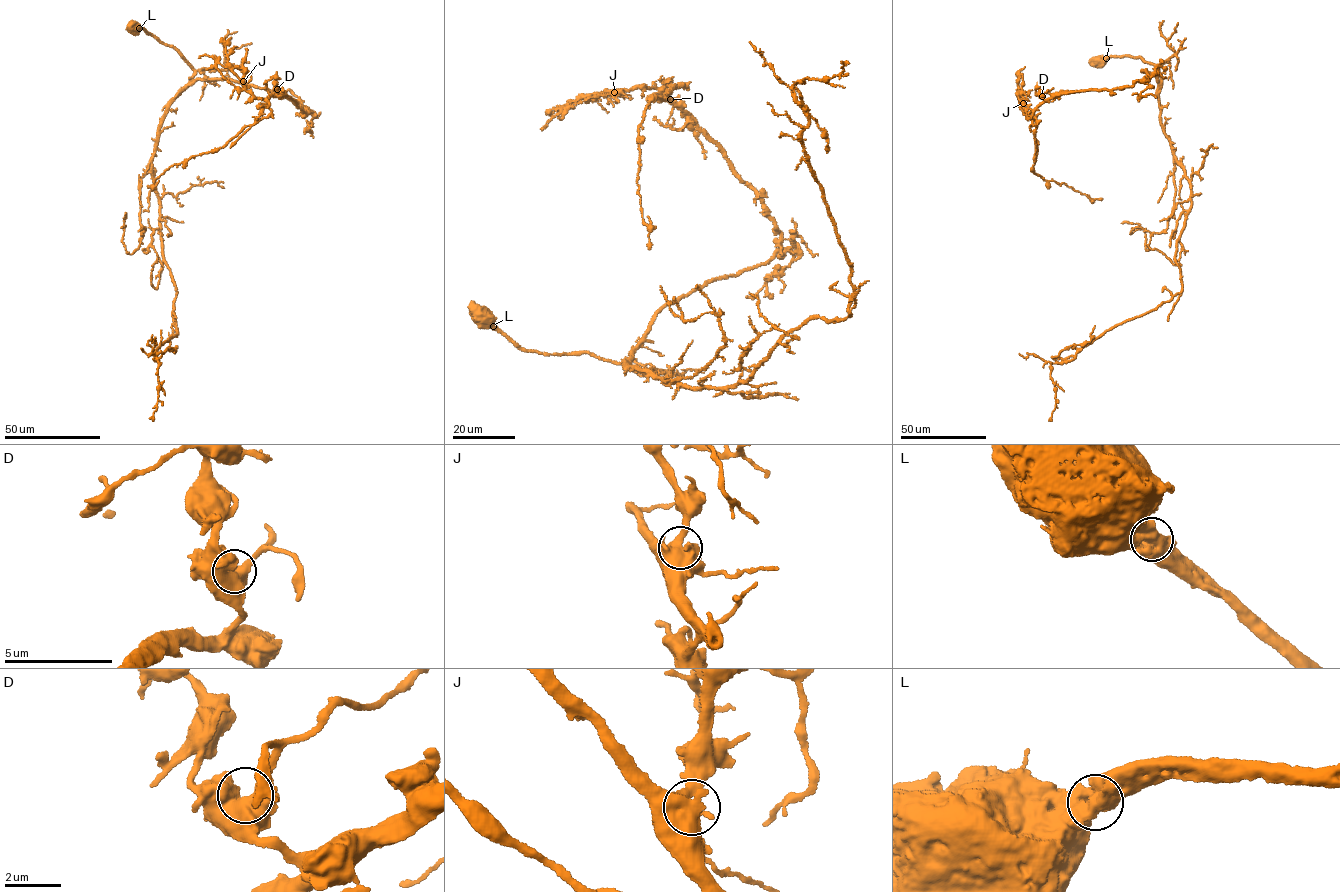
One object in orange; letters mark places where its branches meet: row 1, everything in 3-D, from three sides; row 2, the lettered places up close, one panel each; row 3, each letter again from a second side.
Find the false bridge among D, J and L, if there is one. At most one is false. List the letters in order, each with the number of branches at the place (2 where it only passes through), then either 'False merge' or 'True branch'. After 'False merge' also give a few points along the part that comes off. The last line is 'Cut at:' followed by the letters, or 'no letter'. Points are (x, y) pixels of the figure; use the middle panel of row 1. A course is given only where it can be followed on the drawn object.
D: Branches: 2. True branch
J: Branches: 2. True branch
L: Branches: 2. True branch
Cut at: no letter

